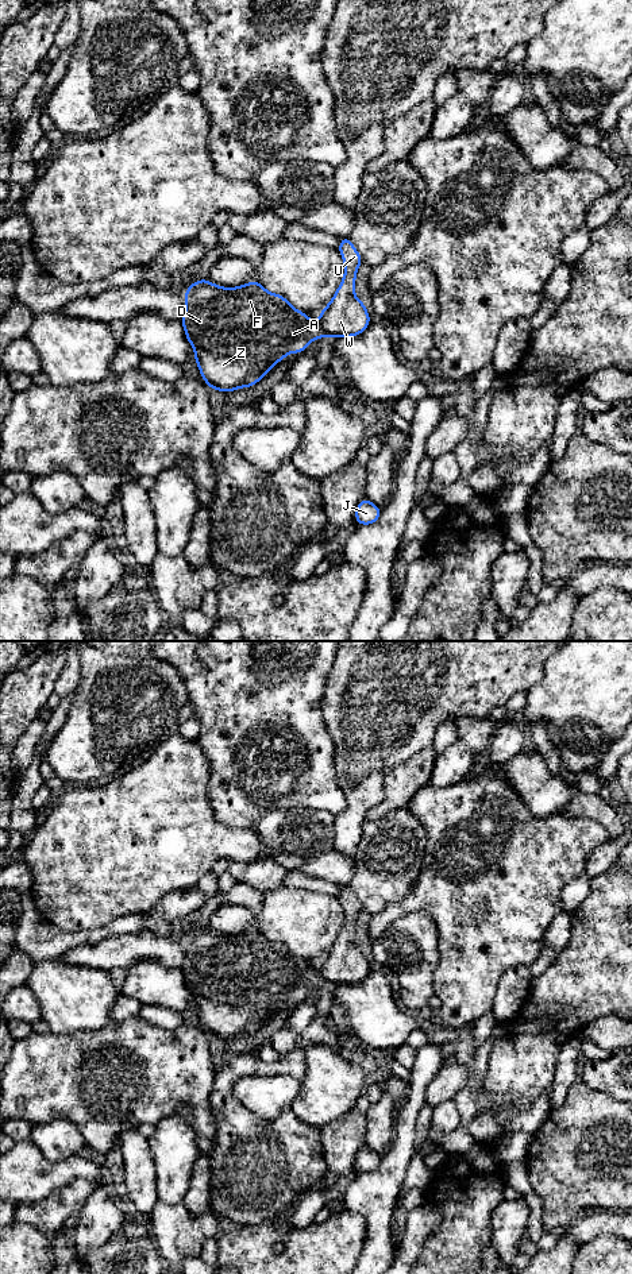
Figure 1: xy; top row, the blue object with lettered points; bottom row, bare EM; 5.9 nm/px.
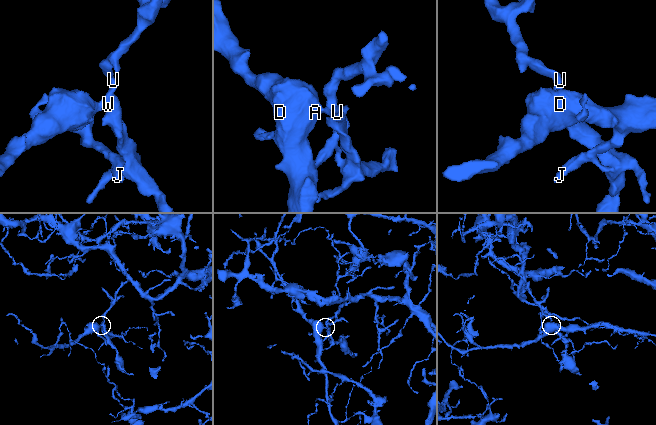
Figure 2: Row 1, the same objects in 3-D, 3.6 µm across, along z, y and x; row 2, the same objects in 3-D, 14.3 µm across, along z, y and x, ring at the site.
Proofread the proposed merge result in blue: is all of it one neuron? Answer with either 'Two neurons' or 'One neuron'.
Two neurons

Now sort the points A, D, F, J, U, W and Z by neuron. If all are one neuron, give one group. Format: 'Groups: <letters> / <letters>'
Groups: A D F J Z / U W

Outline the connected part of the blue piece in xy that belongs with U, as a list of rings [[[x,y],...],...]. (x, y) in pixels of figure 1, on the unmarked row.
[[[350,884],[339,888],[338,899],[344,911],[344,923],[328,953],[319,961],[320,976],[332,987],[354,985],[365,980],[371,968],[366,951],[355,945],[355,927],[362,904]]]

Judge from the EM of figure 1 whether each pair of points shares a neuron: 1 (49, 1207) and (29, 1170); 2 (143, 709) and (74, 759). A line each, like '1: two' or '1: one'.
1: two
2: one

